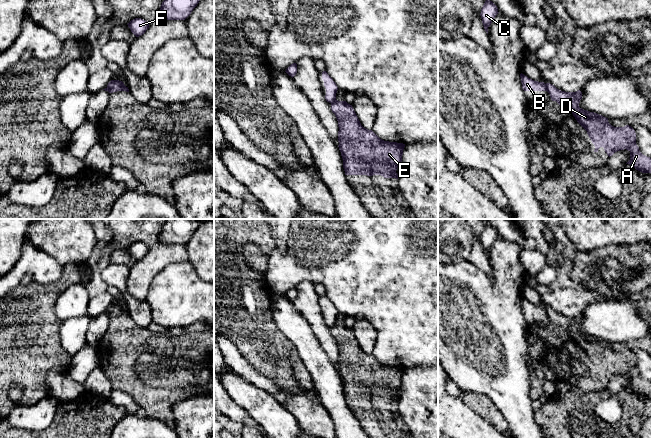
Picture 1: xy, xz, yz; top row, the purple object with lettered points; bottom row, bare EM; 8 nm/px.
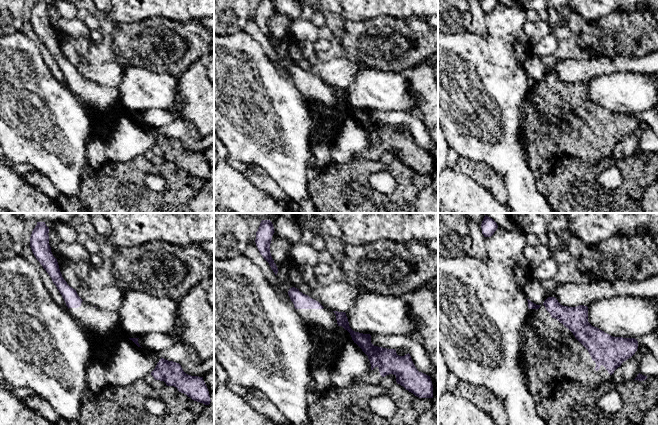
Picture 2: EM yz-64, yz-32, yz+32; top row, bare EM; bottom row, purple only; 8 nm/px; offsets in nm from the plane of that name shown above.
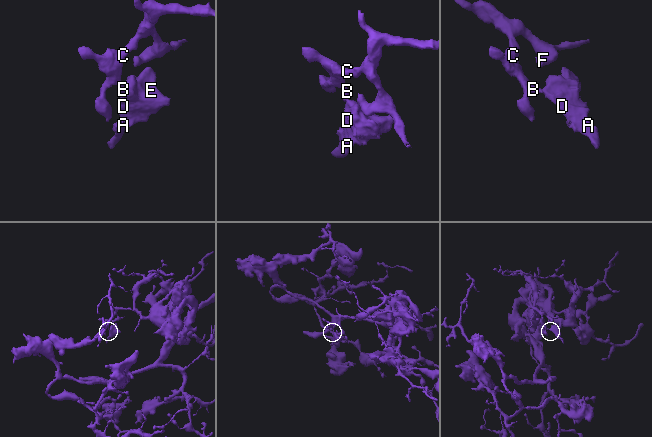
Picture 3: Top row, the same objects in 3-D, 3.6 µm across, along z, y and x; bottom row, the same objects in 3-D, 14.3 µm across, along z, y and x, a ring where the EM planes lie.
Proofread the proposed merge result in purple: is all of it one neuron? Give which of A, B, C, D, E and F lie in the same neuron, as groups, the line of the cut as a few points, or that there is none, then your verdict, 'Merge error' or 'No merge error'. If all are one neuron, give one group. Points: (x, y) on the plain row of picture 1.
Groups: A D E / B C F. Split along yz (544, 308), (547, 314). Merge error

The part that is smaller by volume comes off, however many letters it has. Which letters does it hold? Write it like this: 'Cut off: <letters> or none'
Cut off: A, D, E

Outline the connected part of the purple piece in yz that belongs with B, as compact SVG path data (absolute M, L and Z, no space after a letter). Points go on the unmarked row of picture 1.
M520 298L522 312L524 315L547 315L544 306L534 305L524 298Z

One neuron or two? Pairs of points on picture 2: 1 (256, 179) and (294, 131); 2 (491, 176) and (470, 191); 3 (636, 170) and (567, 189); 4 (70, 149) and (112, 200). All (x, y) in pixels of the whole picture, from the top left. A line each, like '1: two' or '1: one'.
1: two
2: two
3: one
4: two

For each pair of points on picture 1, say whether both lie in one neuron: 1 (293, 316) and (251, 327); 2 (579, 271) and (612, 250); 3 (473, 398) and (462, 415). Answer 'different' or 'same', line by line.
1: different
2: same
3: different

